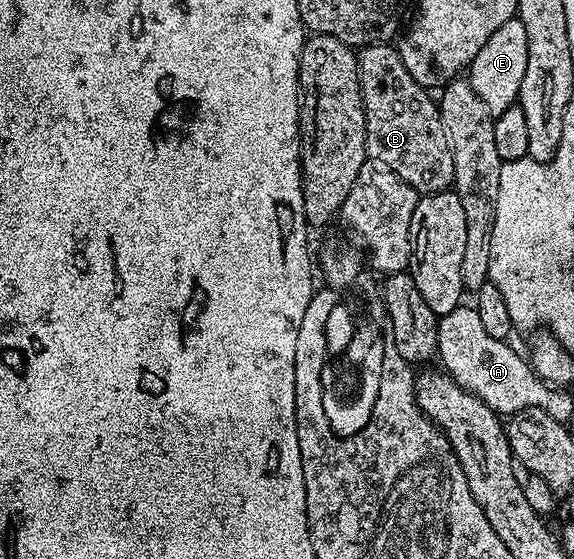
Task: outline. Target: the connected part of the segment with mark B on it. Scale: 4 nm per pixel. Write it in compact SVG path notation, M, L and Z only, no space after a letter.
M391 43L363 45L356 61L366 118L367 159L398 174L418 194L449 191L453 187L454 154L450 154L437 101L428 97L429 89L410 76Z

